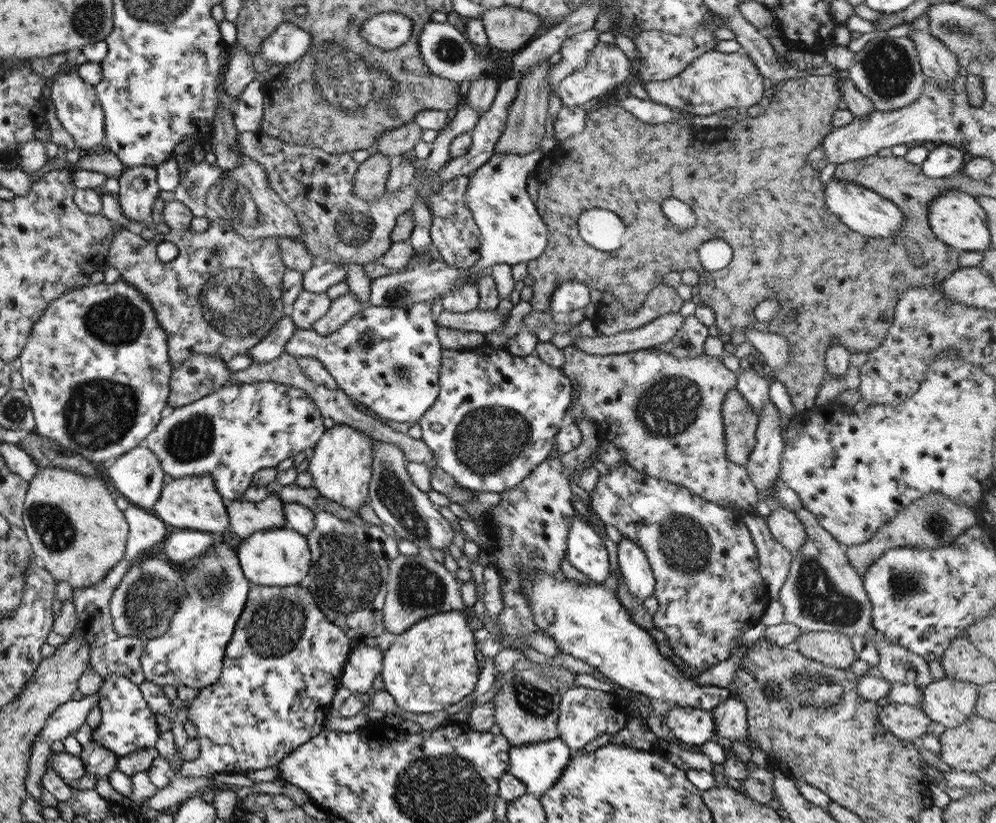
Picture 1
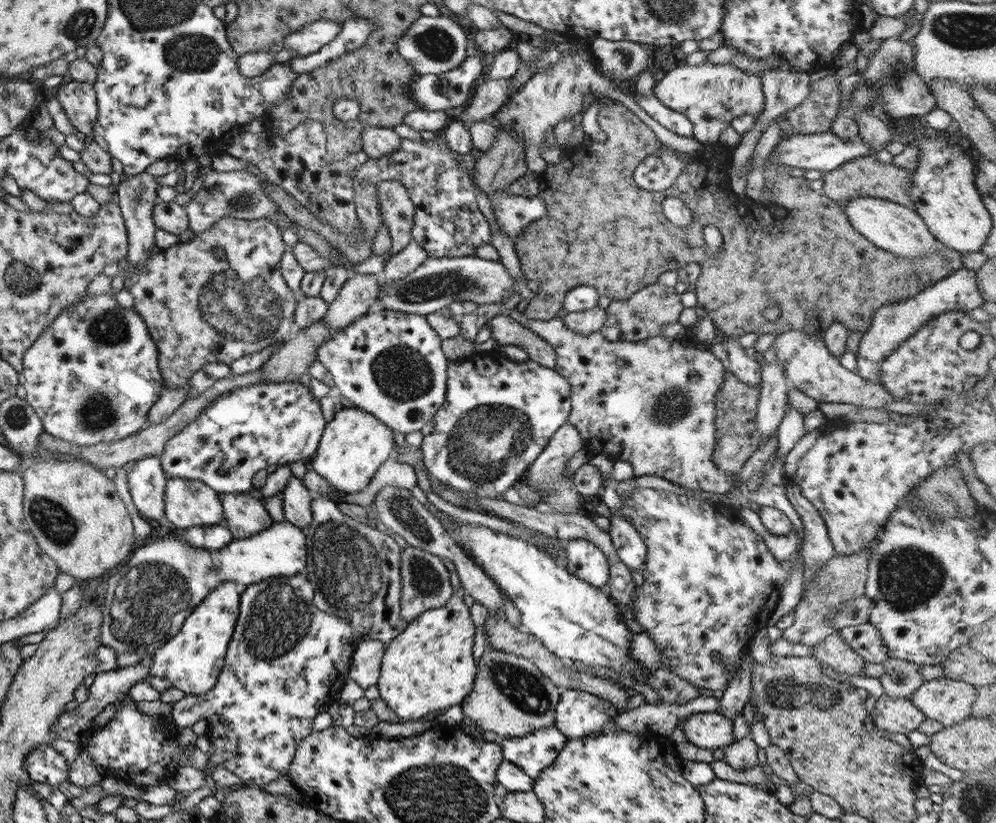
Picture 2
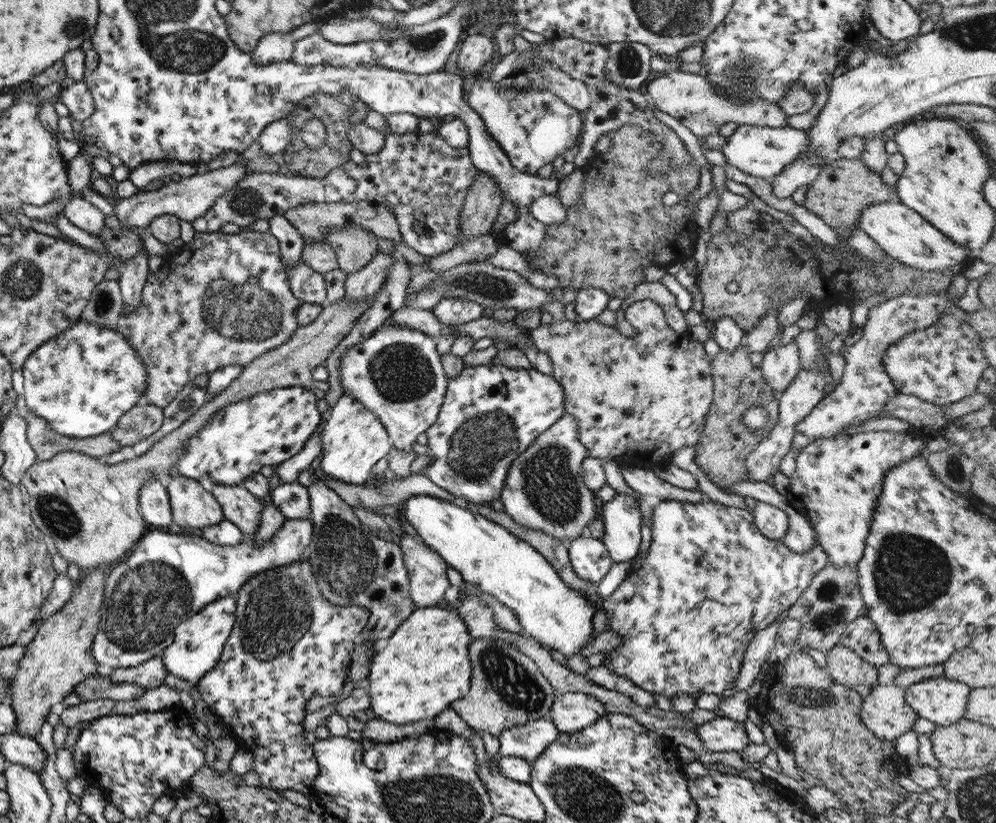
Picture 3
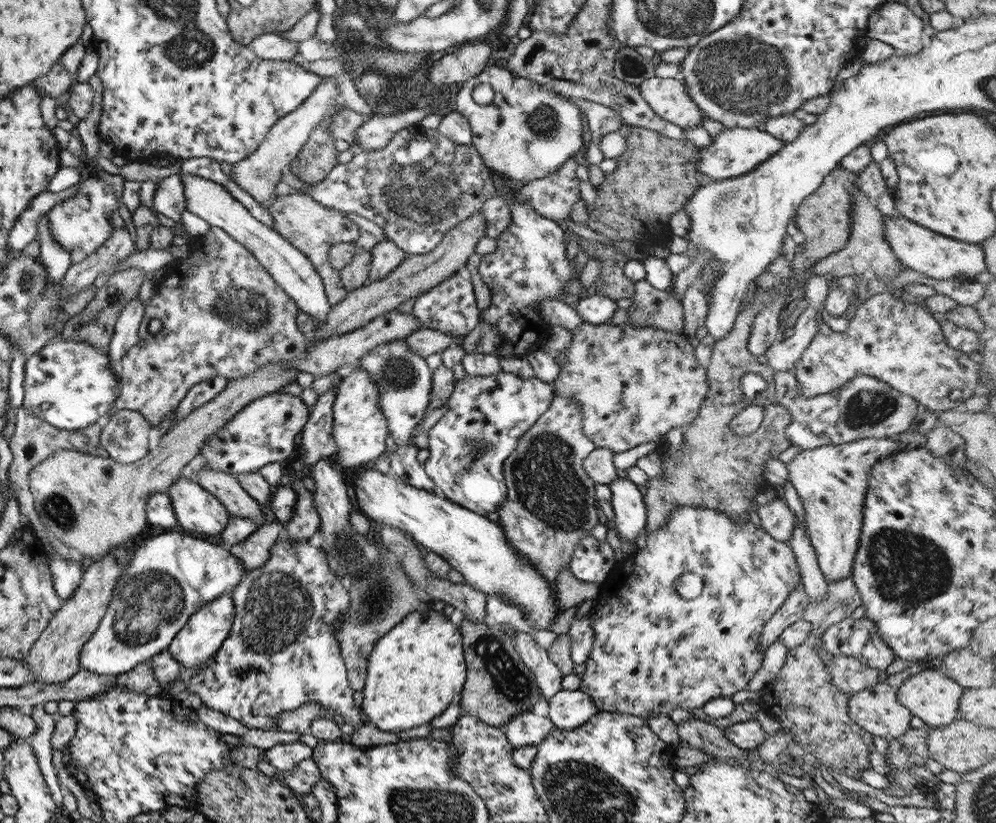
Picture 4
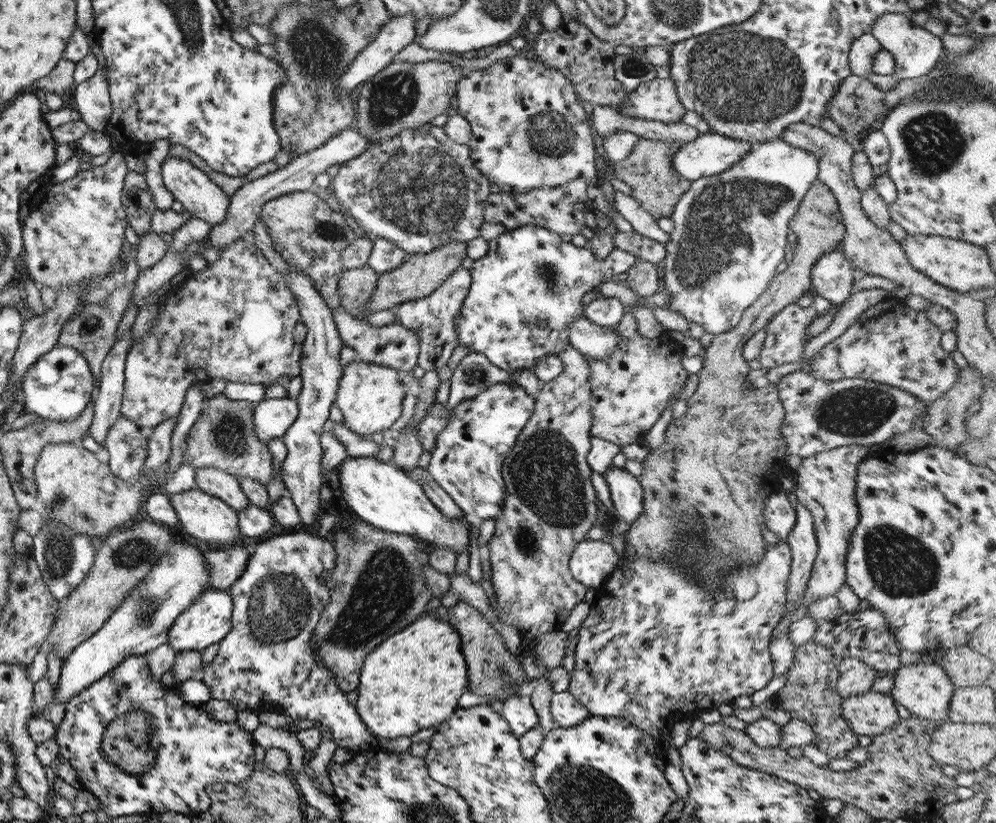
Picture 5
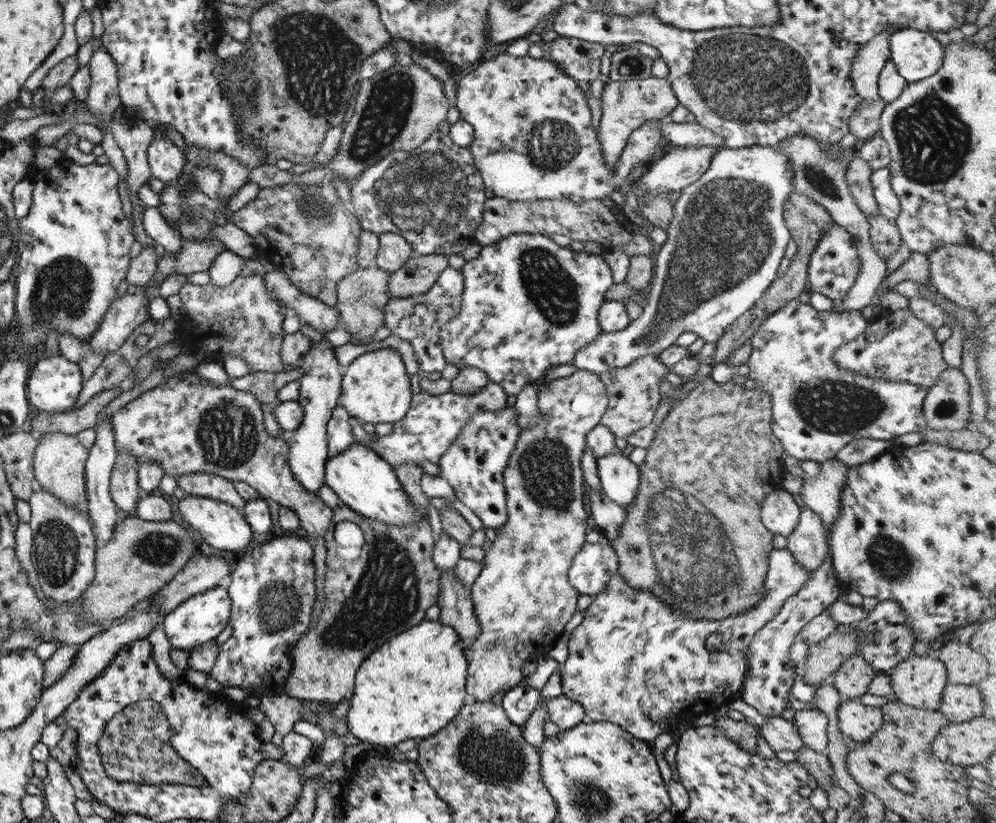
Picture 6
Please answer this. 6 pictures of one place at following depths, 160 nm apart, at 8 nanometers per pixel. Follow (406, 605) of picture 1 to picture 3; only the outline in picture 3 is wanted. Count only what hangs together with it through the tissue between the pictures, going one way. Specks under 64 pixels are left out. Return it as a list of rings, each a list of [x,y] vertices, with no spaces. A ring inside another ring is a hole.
[[[410,532],[399,534],[398,545],[402,552],[402,559],[408,576],[408,591],[414,608],[425,608],[435,606],[443,597],[443,592],[449,588],[445,570],[445,561],[423,541],[418,535]]]

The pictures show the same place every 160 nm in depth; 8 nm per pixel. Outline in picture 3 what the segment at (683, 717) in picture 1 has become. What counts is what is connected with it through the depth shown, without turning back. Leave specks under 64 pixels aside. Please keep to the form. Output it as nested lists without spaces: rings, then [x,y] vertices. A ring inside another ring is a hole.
[[[716,716],[696,727],[695,734],[709,752],[740,752],[750,742],[743,723]]]

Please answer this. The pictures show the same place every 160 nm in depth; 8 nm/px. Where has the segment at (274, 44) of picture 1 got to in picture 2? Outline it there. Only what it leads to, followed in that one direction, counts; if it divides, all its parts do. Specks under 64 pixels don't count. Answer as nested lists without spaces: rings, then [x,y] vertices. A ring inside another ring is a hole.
[[[316,20],[303,25],[299,30],[287,34],[283,47],[291,49],[297,57],[317,53],[339,34],[342,25],[332,20]]]

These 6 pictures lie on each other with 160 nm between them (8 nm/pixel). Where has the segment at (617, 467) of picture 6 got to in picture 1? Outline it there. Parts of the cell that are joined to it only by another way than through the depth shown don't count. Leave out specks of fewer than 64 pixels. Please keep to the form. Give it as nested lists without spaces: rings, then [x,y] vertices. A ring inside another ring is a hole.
[[[621,536],[616,546],[618,571],[627,590],[639,600],[652,596],[654,576],[645,553],[632,540]]]

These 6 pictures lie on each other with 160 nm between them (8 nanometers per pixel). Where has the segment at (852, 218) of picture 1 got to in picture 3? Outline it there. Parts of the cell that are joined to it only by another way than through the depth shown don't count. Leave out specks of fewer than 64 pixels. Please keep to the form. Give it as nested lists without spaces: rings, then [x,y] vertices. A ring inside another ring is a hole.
[[[894,200],[866,206],[861,210],[856,228],[865,232],[890,258],[903,263],[906,267],[921,271],[946,270],[956,264],[965,266],[974,257],[974,253],[955,244],[941,232],[932,228],[921,216],[917,215],[917,212]]]

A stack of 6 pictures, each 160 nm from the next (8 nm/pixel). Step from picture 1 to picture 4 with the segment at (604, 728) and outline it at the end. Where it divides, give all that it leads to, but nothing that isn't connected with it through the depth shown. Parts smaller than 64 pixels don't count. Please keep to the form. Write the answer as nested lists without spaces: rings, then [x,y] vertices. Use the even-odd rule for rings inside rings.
[[[560,690],[549,701],[548,719],[555,729],[568,731],[581,726],[589,717],[597,714],[590,696],[579,690]]]

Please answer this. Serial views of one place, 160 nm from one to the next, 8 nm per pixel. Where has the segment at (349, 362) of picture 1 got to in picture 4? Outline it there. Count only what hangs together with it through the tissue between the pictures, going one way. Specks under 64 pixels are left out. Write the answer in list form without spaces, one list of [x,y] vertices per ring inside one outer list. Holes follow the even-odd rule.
[[[400,339],[388,340],[373,347],[355,366],[357,369],[368,372],[370,379],[377,385],[377,406],[381,409],[387,421],[387,430],[397,449],[391,454],[390,469],[405,484],[425,490],[430,493],[441,494],[433,481],[425,474],[423,465],[419,464],[415,455],[418,448],[413,444],[413,428],[423,420],[423,413],[431,390],[431,371],[427,367],[424,358],[413,354],[408,346]]]

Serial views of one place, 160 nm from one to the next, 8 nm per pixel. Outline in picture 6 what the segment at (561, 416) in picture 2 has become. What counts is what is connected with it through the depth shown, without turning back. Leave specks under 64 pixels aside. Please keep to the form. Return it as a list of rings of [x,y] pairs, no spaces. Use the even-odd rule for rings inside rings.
[[[504,406],[497,412],[478,410],[461,429],[457,438],[441,455],[437,465],[443,478],[453,489],[454,495],[479,520],[482,528],[501,528],[506,521],[505,493],[502,483],[502,472],[511,451],[515,448],[519,425],[516,423],[516,412],[513,406]]]

